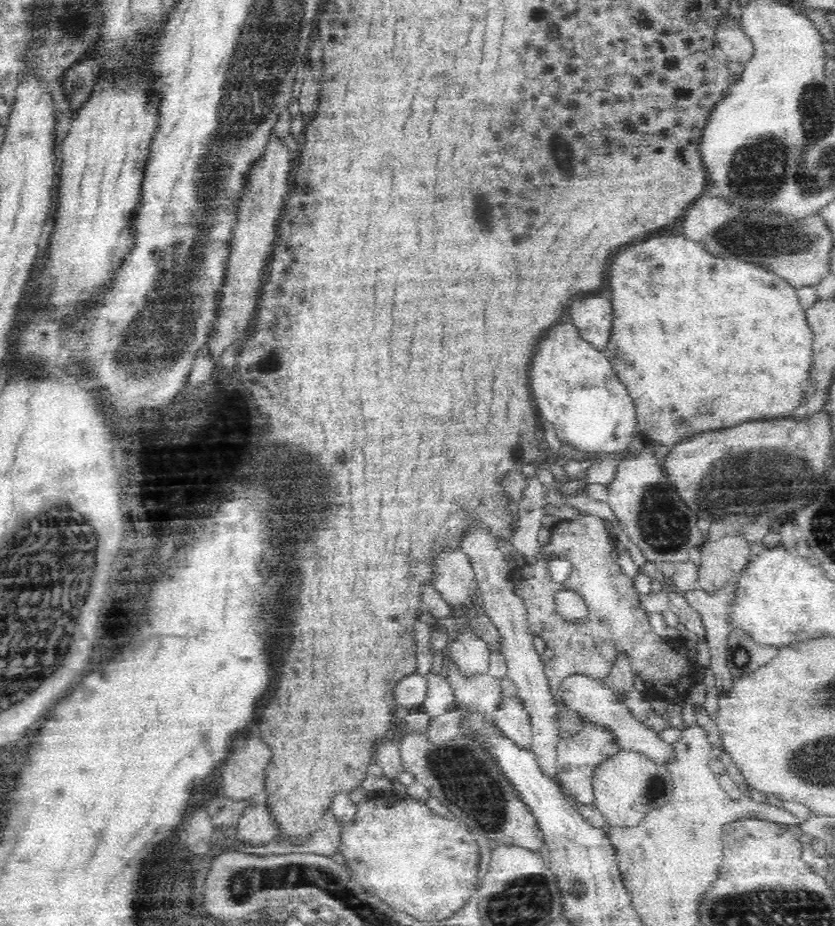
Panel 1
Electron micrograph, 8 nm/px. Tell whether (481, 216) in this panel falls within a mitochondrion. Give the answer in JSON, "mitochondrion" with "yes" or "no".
{"mitochondrion":"yes"}

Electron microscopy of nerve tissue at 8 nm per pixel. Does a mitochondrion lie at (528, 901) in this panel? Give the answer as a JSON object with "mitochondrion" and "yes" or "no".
{"mitochondrion":"yes"}

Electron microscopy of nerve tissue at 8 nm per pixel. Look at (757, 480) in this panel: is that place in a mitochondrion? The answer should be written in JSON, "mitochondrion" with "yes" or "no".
{"mitochondrion":"yes"}

